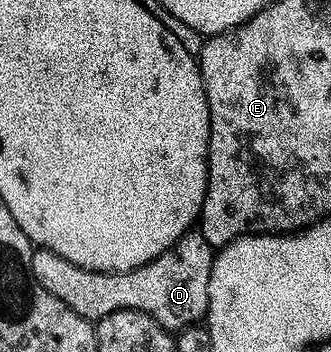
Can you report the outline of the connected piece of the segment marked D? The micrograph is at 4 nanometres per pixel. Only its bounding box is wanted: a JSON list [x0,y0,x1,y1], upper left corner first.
[30,230,214,334]

